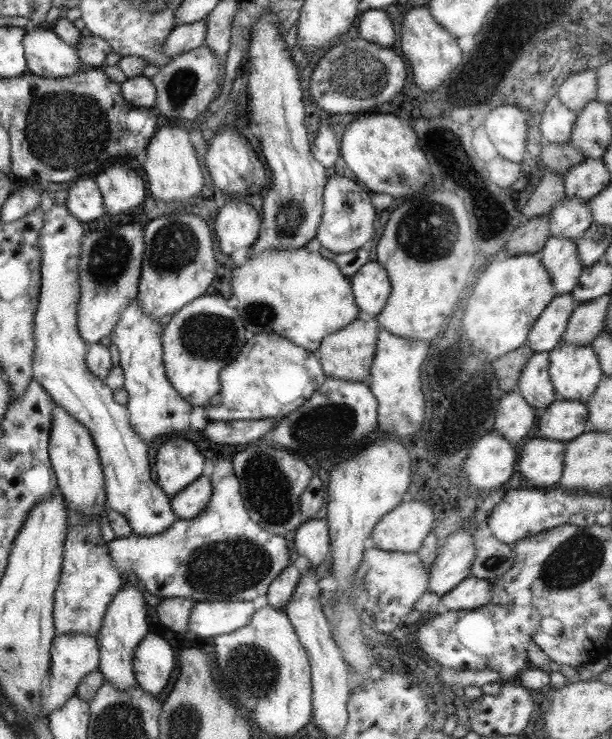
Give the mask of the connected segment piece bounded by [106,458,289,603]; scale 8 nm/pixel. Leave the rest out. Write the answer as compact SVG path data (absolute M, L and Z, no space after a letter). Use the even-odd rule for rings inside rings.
M213 458L211 460L213 464L212 471L209 471L207 477L211 482L211 497L209 498L209 503L207 507L199 513L195 518L189 520L175 520L171 524L171 528L165 529L153 536L151 535L135 535L131 534L123 538L114 538L111 541L107 542L107 553L111 557L111 561L115 565L115 568L119 570L120 574L125 576L129 572L135 573L135 578L138 582L153 596L159 598L190 598L194 602L237 602L237 600L253 600L256 596L261 596L266 594L267 587L269 583L275 579L275 577L285 568L285 565L289 563L289 548L287 548L287 542L285 538L281 535L276 535L273 533L263 530L263 527L257 526L251 519L248 517L247 509L243 507L243 502L241 499L241 494L239 493L239 481L233 470L231 470L231 460L229 458Z

